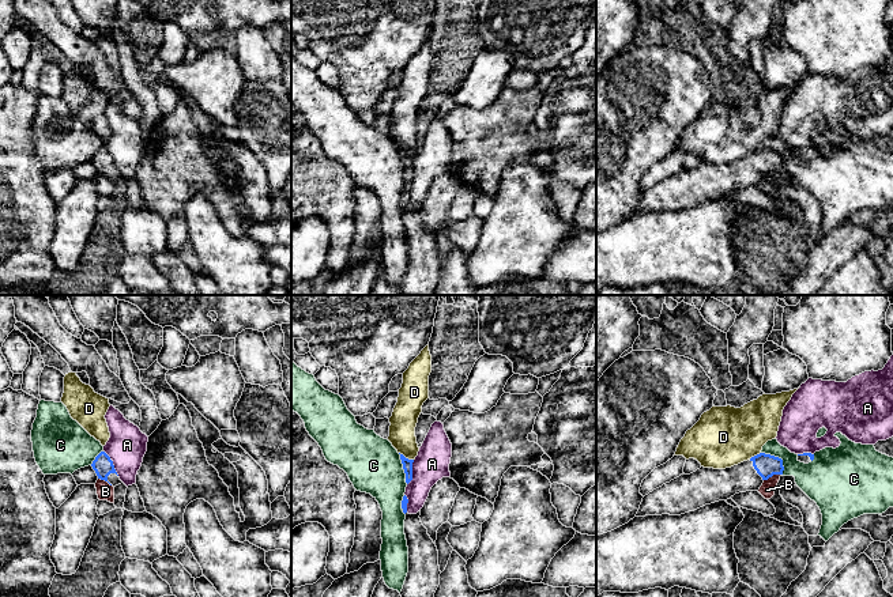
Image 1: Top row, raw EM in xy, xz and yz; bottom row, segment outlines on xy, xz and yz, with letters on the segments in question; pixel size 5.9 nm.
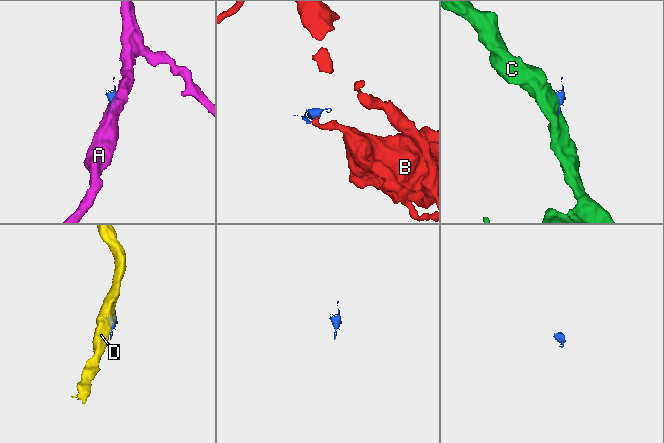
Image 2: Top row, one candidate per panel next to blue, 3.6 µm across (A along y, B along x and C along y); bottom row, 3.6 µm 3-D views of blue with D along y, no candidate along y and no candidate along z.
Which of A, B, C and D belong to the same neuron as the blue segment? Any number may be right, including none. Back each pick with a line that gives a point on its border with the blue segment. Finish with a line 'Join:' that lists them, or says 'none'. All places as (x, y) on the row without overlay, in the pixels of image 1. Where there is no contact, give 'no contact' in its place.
Join: none

